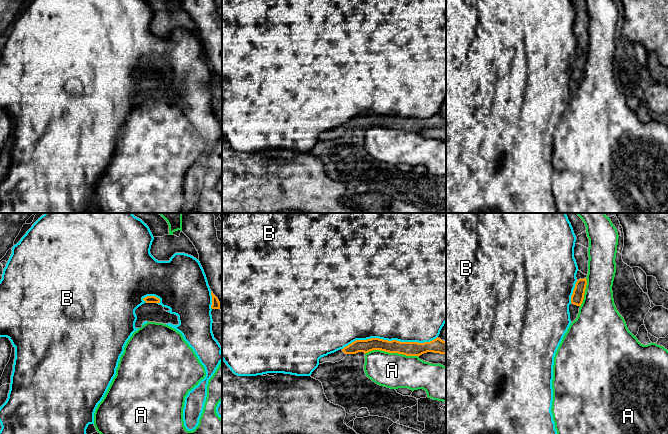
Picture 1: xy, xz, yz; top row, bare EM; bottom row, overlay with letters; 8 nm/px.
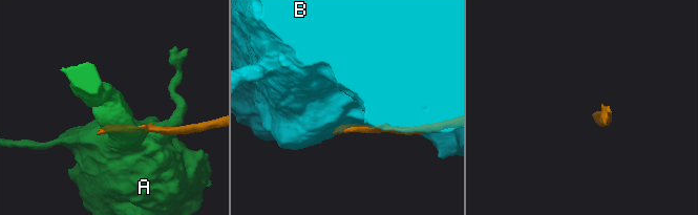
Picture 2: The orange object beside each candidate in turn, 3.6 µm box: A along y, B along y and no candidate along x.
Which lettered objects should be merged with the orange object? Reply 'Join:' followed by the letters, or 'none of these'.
Join: none of these

